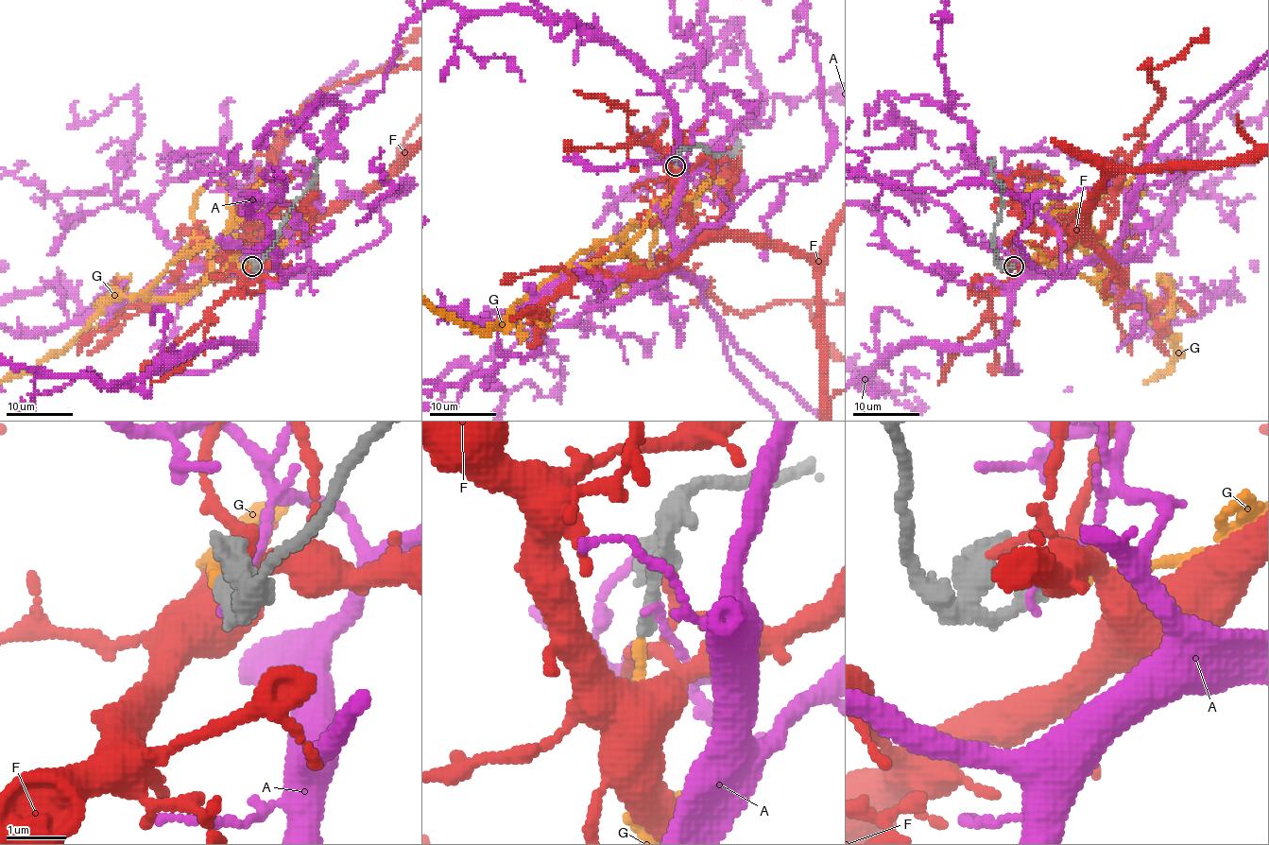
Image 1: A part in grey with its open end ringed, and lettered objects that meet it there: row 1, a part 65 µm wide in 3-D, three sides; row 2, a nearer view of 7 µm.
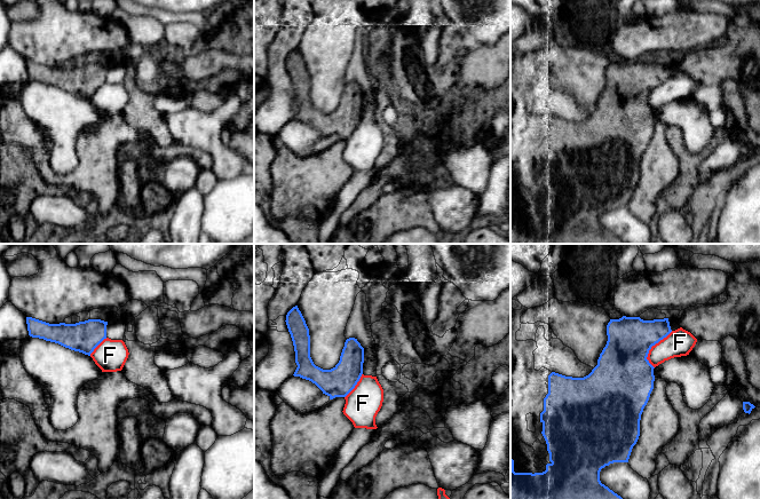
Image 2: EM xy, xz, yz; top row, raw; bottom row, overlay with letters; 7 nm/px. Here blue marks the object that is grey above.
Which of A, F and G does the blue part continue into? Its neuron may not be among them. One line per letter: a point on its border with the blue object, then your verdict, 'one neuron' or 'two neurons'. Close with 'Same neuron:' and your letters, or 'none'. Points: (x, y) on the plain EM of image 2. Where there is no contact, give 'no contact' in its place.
A: no contact | two neurons
F: yz (651, 89) | two neurons
G: no contact | one neuron
Same neuron: G

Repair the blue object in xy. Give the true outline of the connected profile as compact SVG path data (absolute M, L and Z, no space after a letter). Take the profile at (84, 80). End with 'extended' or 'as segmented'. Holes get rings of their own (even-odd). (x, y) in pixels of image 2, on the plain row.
M26 61L26 68L30 80L58 87L88 100L106 82L108 65L101 63L88 63L76 68L49 68Z | as segmented

